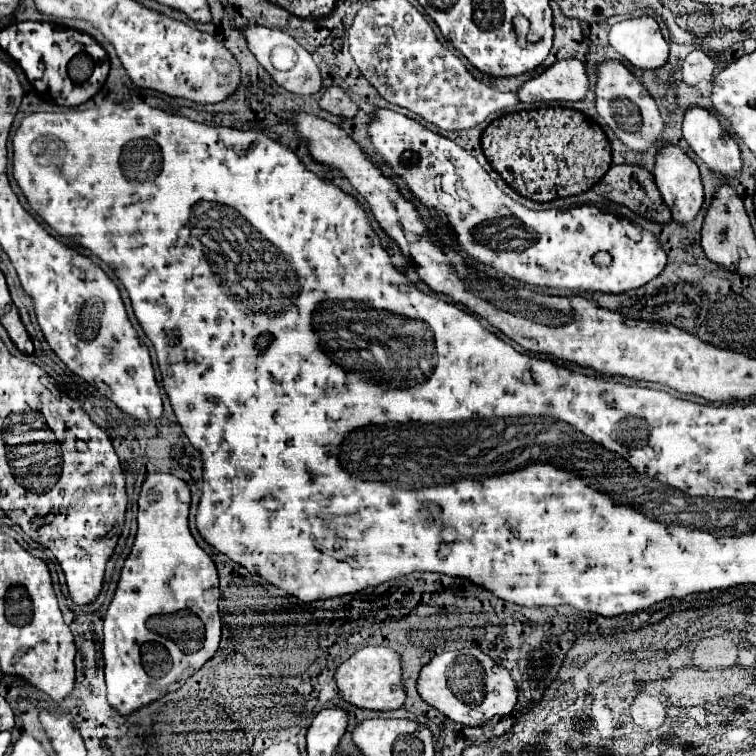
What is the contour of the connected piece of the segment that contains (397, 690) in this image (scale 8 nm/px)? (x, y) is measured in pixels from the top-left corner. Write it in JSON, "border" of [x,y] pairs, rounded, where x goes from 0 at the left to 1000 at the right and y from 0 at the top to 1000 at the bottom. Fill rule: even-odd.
{"border":[[[483,854],[472,860],[459,876],[446,884],[443,905],[448,921],[472,937],[515,942],[530,937],[536,929],[536,913],[530,902],[530,873],[512,854]]]}

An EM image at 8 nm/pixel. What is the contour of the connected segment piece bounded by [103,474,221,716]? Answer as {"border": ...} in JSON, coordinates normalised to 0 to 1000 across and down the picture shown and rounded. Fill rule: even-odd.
{"border":[[[197,627],[184,656],[184,701],[179,709],[176,728],[160,754],[160,767],[149,796],[139,815],[139,899],[142,926],[168,947],[184,939],[221,915],[237,913],[247,897],[253,897],[276,870],[284,868],[292,847],[292,817],[290,817],[290,765],[282,741],[261,722],[250,701],[250,667],[253,648],[247,638],[229,627]],[[255,810],[271,825],[271,854],[258,865],[245,865],[231,849],[194,833],[192,823],[210,812]],[[192,849],[210,849],[226,868],[226,889],[216,897],[200,897],[187,881],[187,854]]]}

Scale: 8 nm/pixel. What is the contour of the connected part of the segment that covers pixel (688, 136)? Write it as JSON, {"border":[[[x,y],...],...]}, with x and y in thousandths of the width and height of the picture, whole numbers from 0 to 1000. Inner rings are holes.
{"border":[[[911,140],[903,156],[903,180],[917,201],[946,228],[972,235],[980,228],[980,204],[975,188],[951,164],[935,143]]]}

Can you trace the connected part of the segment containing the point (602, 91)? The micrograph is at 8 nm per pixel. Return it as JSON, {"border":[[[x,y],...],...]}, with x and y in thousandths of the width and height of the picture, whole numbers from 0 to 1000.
{"border":[[[798,79],[790,87],[787,143],[816,177],[816,183],[821,183],[821,188],[827,188],[827,193],[840,201],[853,201],[869,188],[877,175],[877,159],[866,132],[861,130],[856,116],[835,98],[835,93],[819,79]]]}

